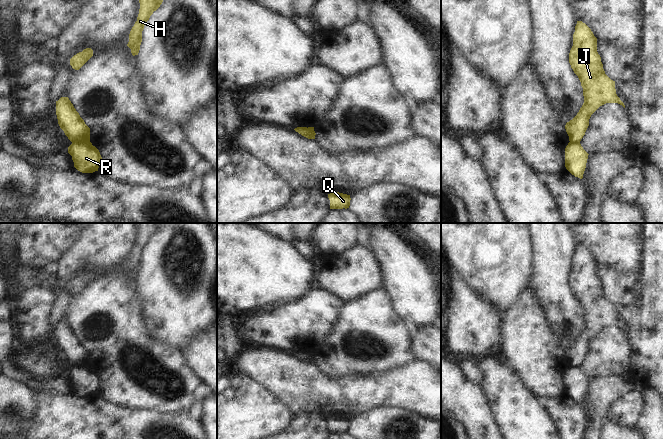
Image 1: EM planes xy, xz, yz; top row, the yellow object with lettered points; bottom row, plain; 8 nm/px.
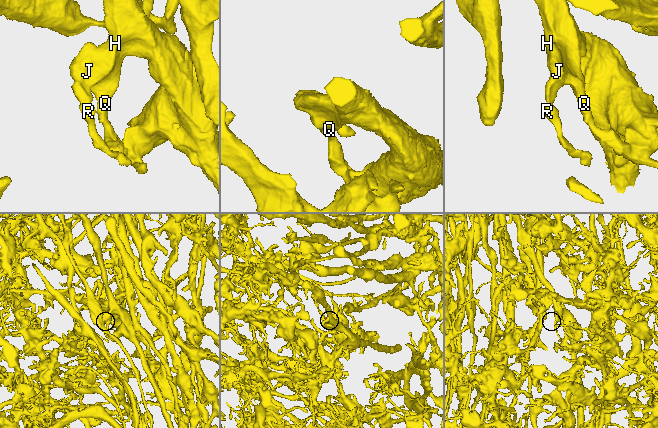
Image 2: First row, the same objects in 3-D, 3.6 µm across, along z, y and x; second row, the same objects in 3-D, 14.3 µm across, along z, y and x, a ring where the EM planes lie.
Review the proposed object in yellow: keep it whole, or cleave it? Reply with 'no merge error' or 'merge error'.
merge error

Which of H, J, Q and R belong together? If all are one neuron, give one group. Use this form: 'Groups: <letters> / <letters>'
Groups: H J Q / R

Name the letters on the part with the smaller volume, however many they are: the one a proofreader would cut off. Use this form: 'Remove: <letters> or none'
Remove: R

